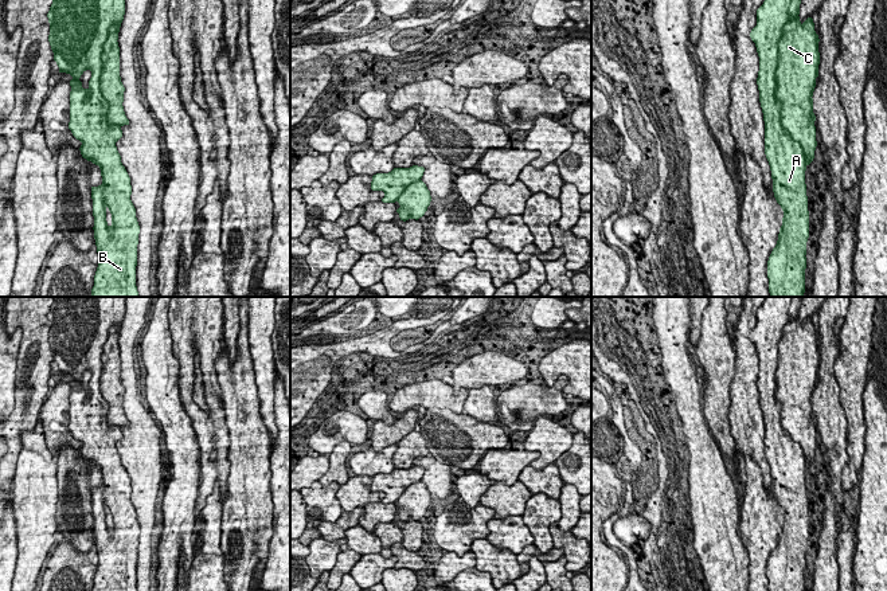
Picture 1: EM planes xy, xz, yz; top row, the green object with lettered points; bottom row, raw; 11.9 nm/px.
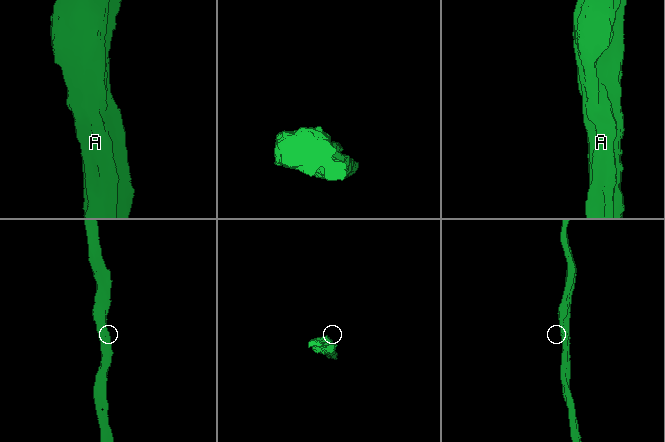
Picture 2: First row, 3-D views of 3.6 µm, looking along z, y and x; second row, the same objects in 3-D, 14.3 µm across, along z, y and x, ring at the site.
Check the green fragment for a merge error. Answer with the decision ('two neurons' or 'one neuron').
two neurons

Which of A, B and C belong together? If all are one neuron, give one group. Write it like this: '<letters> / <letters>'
A B / C

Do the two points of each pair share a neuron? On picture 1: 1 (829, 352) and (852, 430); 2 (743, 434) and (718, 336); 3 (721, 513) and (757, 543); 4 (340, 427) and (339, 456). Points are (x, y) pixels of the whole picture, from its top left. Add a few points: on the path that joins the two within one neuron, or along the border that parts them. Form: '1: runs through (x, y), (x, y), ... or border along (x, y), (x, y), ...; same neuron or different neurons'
1: border along (836, 352), (835, 379), (840, 400); different neurons
2: border along (735, 351), (727, 413); different neurons
3: border along (739, 516), (739, 537), (749, 558); different neurons
4: border along (352, 445), (340, 441), (328, 456); different neurons

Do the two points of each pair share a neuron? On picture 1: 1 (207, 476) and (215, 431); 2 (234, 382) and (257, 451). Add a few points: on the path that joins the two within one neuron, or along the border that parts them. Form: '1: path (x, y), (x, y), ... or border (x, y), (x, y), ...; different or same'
1: path (207, 465), (208, 442); same
2: path (239, 399), (247, 434); same

